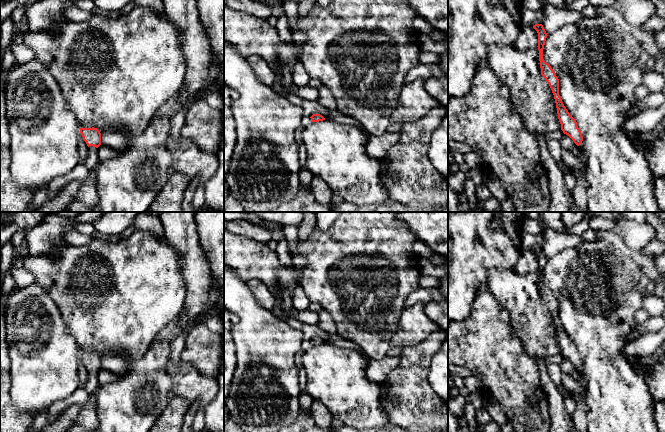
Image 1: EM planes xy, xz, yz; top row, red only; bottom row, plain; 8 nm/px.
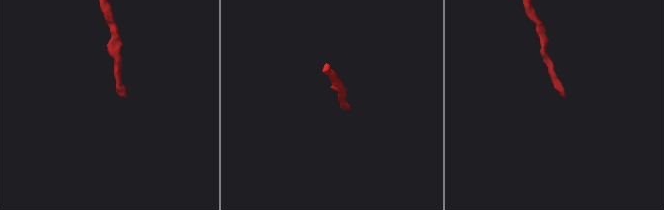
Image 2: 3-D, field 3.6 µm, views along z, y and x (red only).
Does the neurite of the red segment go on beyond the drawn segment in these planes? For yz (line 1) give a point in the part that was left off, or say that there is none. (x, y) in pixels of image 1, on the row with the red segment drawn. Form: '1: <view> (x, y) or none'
1: none

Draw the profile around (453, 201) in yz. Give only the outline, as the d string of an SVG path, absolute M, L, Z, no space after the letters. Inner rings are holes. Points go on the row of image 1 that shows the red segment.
M448 164L448 212L461 212L458 209L459 199L458 194L449 183L452 174L451 166Z

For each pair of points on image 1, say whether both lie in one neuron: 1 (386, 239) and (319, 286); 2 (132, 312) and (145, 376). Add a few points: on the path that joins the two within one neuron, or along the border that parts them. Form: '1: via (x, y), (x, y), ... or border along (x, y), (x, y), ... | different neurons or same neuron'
1: via (366, 251), (350, 252), (348, 266), (339, 274) | same neuron
2: border along (156, 339), (139, 358), (122, 357) | different neurons

